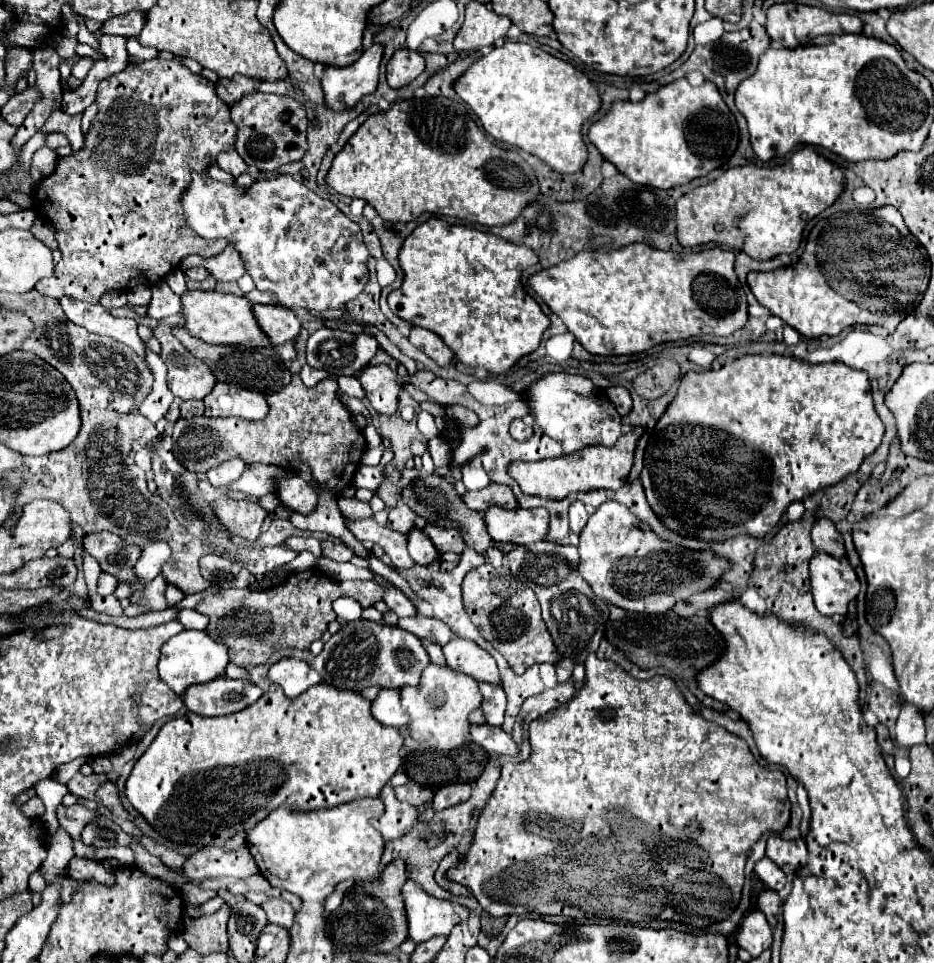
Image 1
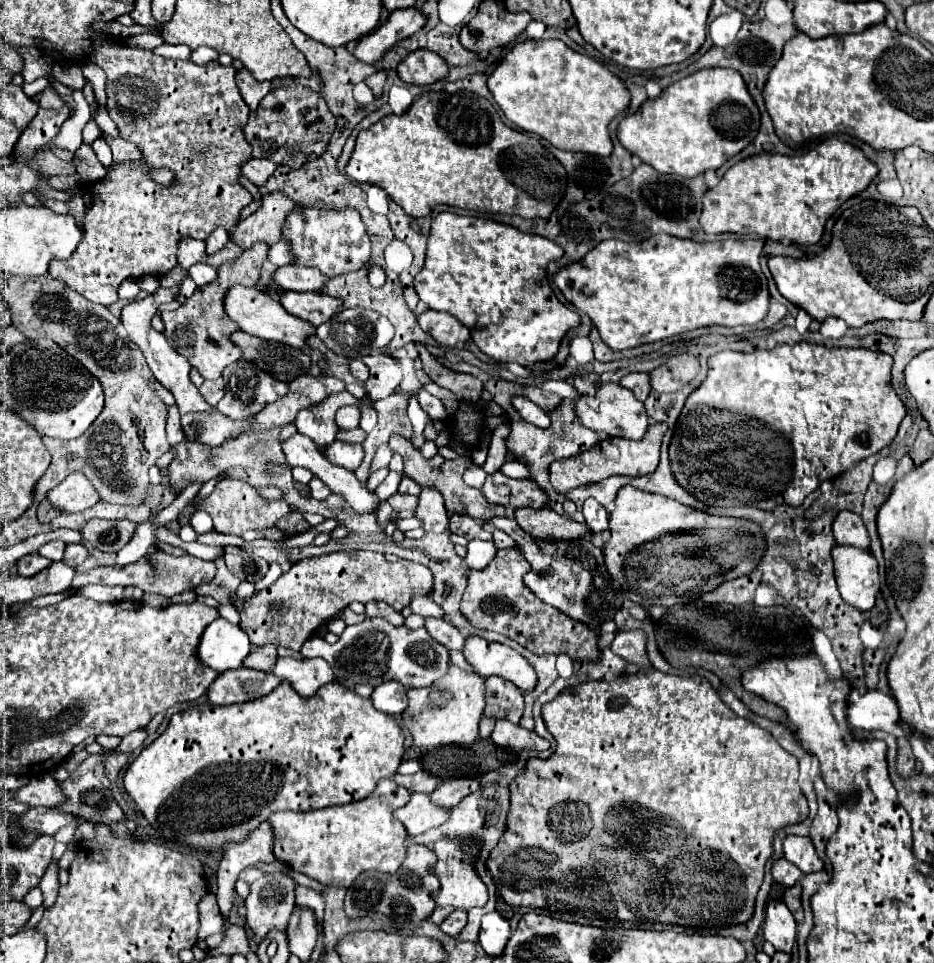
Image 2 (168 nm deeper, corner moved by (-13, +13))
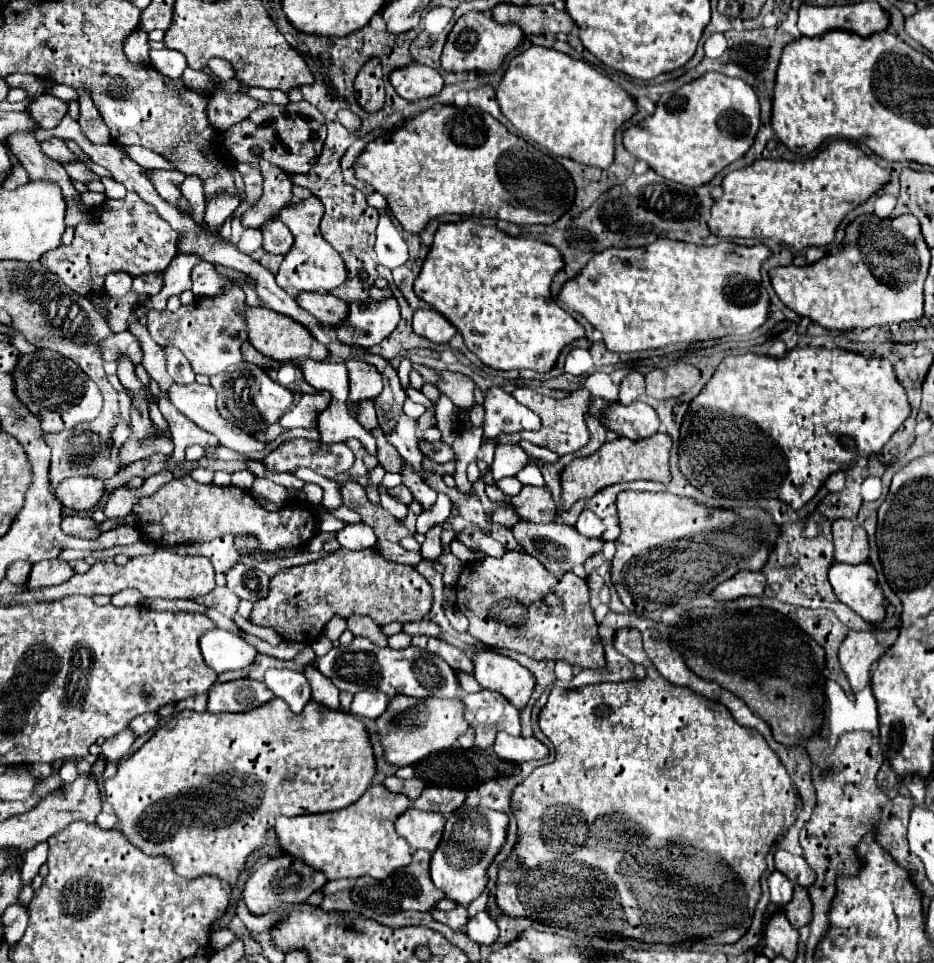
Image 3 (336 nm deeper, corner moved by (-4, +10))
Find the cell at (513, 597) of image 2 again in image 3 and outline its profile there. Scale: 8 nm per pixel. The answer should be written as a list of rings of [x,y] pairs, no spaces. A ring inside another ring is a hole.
[[[507,551],[501,559],[485,557],[463,567],[457,581],[457,607],[469,619],[469,633],[481,643],[511,651],[535,649],[531,647],[533,643],[541,649],[541,659],[567,661],[569,665],[587,669],[605,667],[587,583],[571,573],[571,601],[555,609],[541,603],[541,597],[551,589],[553,581],[545,565],[529,553]]]

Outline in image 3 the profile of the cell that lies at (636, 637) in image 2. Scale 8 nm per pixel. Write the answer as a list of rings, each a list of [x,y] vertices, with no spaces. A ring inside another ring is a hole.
[[[631,627],[619,629],[619,631],[615,633],[615,641],[613,641],[613,643],[615,643],[615,647],[617,647],[619,651],[623,651],[623,655],[627,655],[635,665],[643,665],[645,671],[647,671],[647,675],[645,675],[645,679],[633,679],[633,681],[618,683],[601,682],[595,683],[595,685],[585,685],[585,687],[579,687],[579,689],[561,689],[561,687],[553,687],[553,689],[551,689],[549,699],[547,699],[547,705],[545,705],[545,707],[541,709],[541,713],[539,713],[539,727],[541,727],[541,731],[547,735],[547,739],[555,745],[555,761],[549,763],[549,765],[537,767],[521,785],[515,787],[515,791],[513,791],[513,795],[511,795],[511,813],[513,813],[515,819],[517,819],[517,843],[515,843],[511,855],[499,865],[497,893],[495,893],[497,905],[499,905],[499,909],[501,909],[505,915],[509,915],[509,917],[519,917],[519,915],[521,915],[521,917],[529,917],[529,919],[533,919],[533,921],[545,923],[545,925],[553,925],[553,927],[561,927],[561,929],[571,929],[571,931],[575,931],[575,933],[591,935],[591,937],[603,933],[603,935],[609,935],[609,937],[613,937],[613,939],[623,937],[623,939],[637,939],[637,941],[643,941],[643,943],[673,943],[673,945],[695,945],[695,943],[705,943],[705,941],[711,941],[713,945],[715,945],[715,943],[735,943],[735,941],[739,941],[739,939],[745,935],[745,931],[749,929],[751,917],[753,917],[753,911],[755,911],[755,905],[757,905],[757,901],[759,901],[759,897],[761,897],[761,883],[759,883],[759,879],[761,879],[761,875],[763,875],[763,871],[765,871],[765,867],[767,867],[767,865],[765,865],[765,855],[769,853],[771,843],[773,843],[779,835],[783,835],[783,833],[795,823],[795,819],[797,819],[797,815],[799,815],[799,811],[801,811],[799,793],[797,793],[797,789],[795,789],[795,785],[793,785],[793,781],[791,781],[791,777],[789,777],[785,765],[781,763],[781,759],[777,757],[777,753],[767,745],[767,741],[763,739],[763,735],[761,735],[759,731],[739,725],[739,723],[731,717],[729,709],[727,709],[725,705],[721,705],[719,701],[711,701],[711,699],[707,699],[707,697],[703,697],[703,695],[691,691],[689,687],[671,685],[667,679],[663,679],[663,677],[659,675],[659,671],[653,667],[653,663],[647,659],[645,651],[643,651],[641,631],[639,631],[639,629],[631,629]]]

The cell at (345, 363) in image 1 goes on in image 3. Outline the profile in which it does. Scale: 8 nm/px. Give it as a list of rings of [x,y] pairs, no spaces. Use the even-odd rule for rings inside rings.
[[[395,297],[371,303],[351,303],[349,315],[337,327],[337,339],[343,345],[371,349],[393,333],[399,323],[399,305]]]

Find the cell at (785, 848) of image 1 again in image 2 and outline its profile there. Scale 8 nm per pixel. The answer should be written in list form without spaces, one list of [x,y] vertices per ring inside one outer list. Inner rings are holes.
[[[786,836],[784,856],[788,862],[796,864],[804,874],[820,872],[824,868],[824,862],[818,858],[808,836]]]

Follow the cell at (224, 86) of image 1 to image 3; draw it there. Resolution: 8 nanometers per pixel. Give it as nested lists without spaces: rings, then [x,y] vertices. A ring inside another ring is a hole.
[[[215,89],[213,97],[209,101],[209,121],[219,129],[225,131],[231,125],[239,123],[241,119],[249,117],[253,109],[257,109],[261,103],[247,95],[245,91],[235,91],[229,93],[225,89]]]

